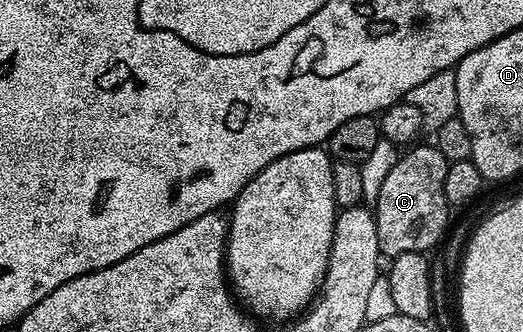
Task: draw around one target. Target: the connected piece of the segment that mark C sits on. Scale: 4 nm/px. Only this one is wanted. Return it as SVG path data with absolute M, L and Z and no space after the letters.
M424 143L409 147L405 156L397 158L396 165L385 174L376 192L374 211L378 226L378 246L388 258L411 252L431 253L431 248L440 239L445 239L450 228L450 205L444 193L446 170L450 162L431 143Z

